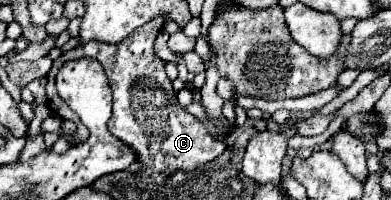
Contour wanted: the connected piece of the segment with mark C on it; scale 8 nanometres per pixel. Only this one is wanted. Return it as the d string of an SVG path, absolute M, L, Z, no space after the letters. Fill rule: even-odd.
M158 16L152 22L144 24L142 28L134 30L120 44L88 42L84 46L78 46L76 50L64 52L58 60L54 60L54 66L46 76L48 78L46 94L50 110L60 118L70 120L74 114L70 106L58 96L54 86L58 68L68 60L80 58L94 58L104 66L114 96L108 132L136 152L138 162L142 164L142 170L138 170L138 174L142 176L142 180L150 180L150 184L166 184L166 176L172 176L174 172L192 172L194 168L208 164L210 160L216 160L226 150L224 140L214 140L208 134L206 126L178 104L176 94L172 90L172 82L166 78L164 62L154 54L154 40L162 26L164 18Z

